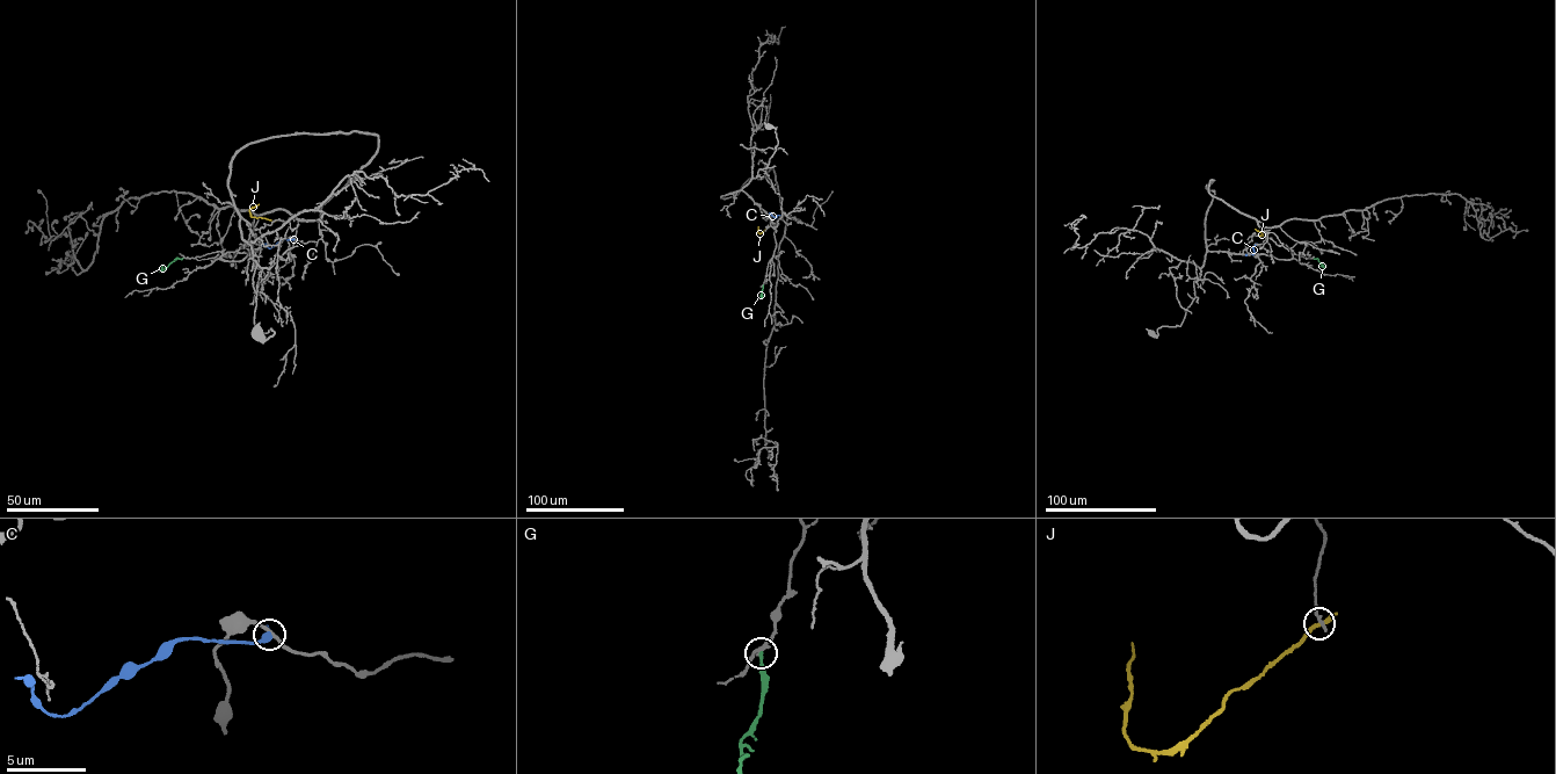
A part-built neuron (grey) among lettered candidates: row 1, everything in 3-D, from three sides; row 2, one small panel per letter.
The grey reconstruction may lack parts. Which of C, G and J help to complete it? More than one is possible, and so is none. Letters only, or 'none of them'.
none of them

